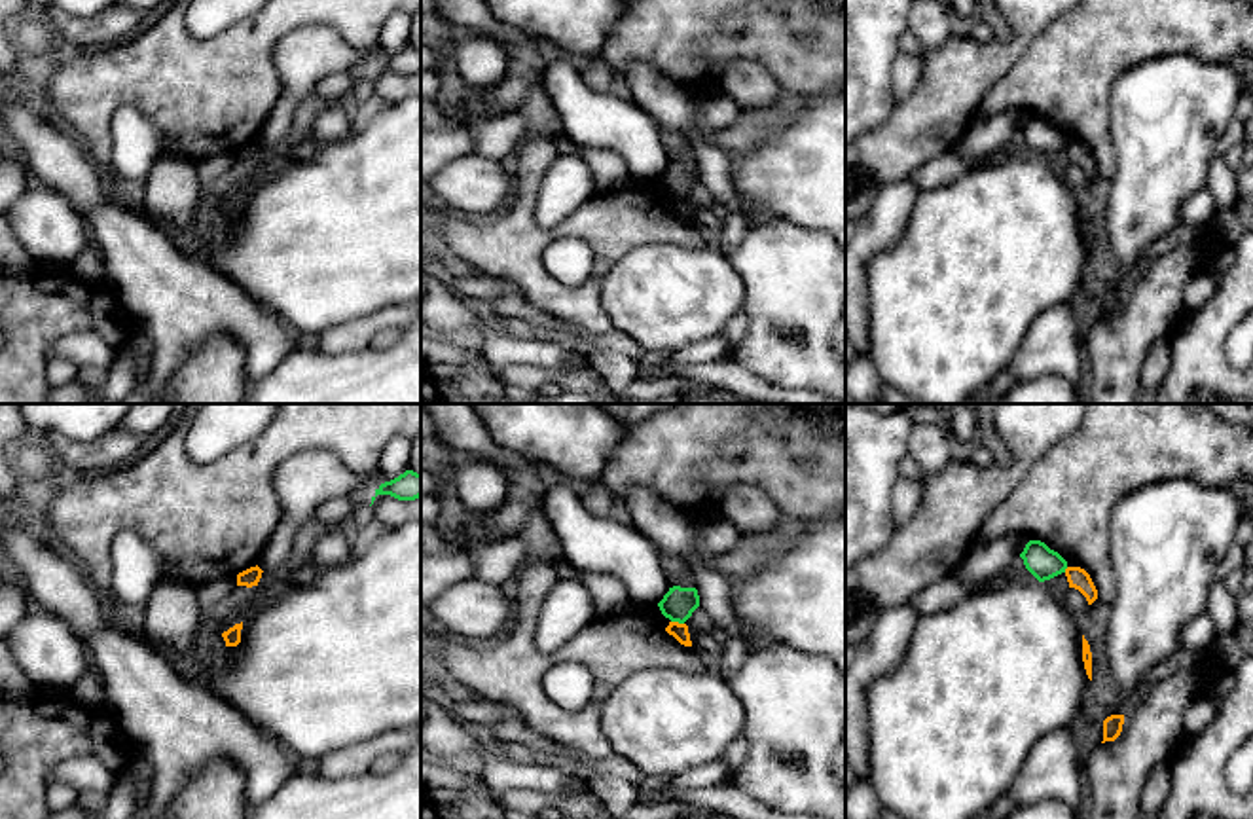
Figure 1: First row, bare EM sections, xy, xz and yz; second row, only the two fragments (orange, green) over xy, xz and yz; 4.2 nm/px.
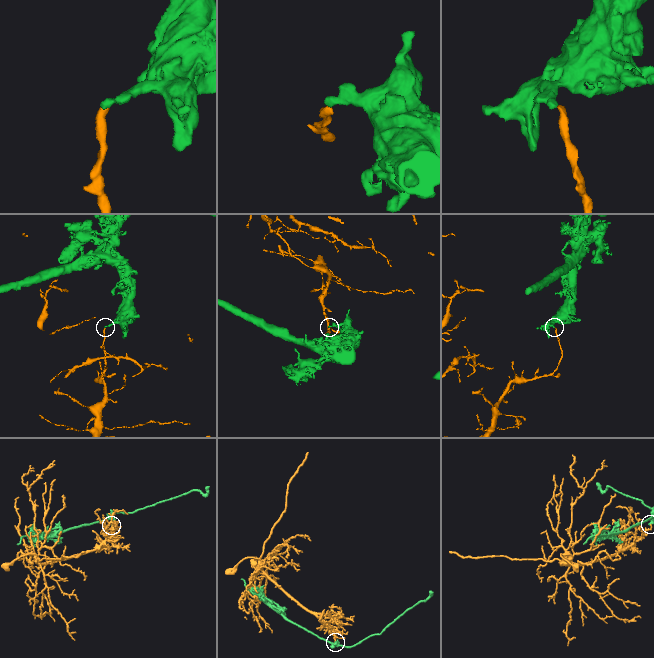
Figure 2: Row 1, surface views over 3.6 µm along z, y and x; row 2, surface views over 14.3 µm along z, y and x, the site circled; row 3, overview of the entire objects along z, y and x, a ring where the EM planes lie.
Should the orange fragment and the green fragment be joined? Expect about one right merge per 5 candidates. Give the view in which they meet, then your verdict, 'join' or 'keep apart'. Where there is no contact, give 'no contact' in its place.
contact in xz; keep apart

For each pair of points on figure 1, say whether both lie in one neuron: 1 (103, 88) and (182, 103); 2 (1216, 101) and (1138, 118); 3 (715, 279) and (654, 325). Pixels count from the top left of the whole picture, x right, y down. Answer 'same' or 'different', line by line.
1: same
2: same
3: same

